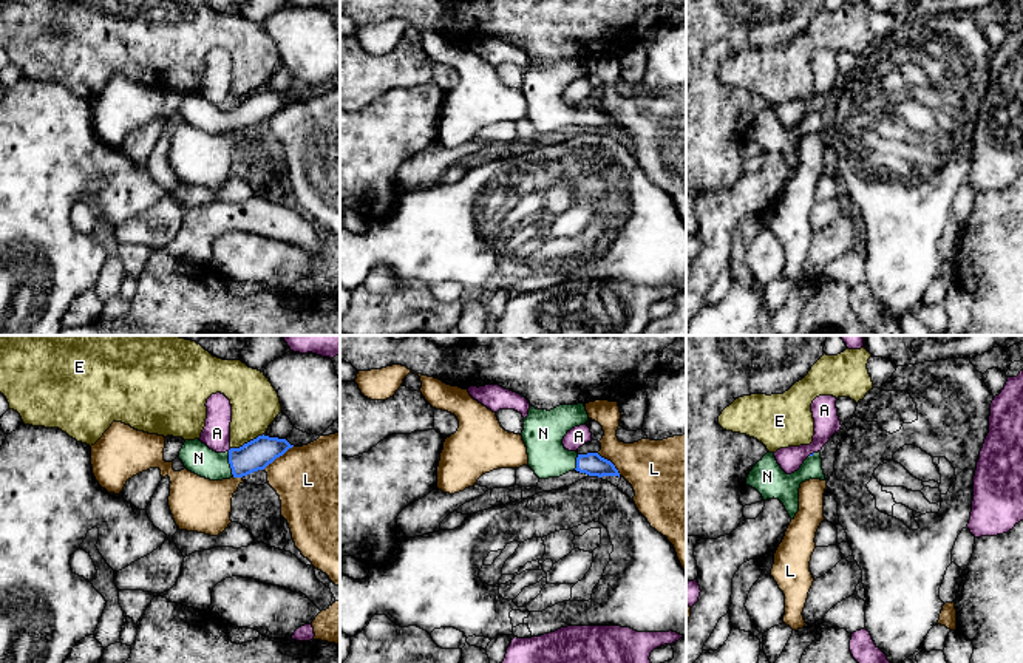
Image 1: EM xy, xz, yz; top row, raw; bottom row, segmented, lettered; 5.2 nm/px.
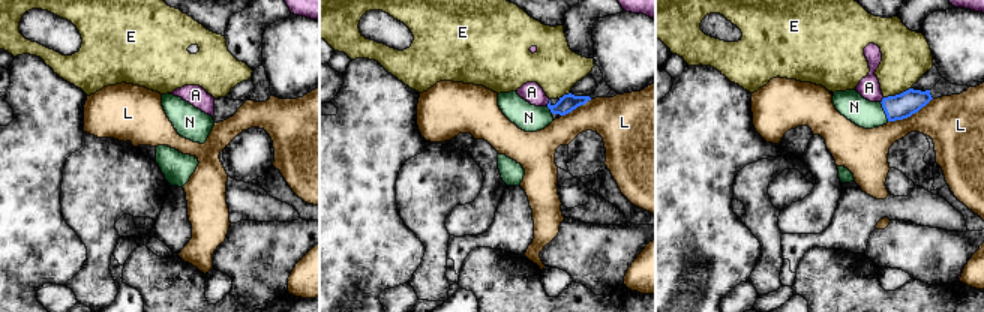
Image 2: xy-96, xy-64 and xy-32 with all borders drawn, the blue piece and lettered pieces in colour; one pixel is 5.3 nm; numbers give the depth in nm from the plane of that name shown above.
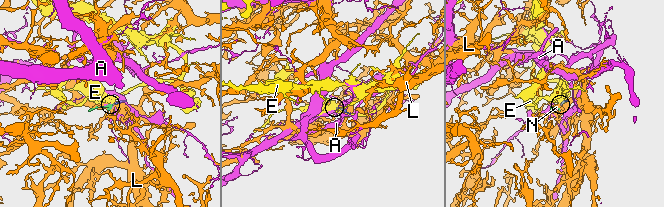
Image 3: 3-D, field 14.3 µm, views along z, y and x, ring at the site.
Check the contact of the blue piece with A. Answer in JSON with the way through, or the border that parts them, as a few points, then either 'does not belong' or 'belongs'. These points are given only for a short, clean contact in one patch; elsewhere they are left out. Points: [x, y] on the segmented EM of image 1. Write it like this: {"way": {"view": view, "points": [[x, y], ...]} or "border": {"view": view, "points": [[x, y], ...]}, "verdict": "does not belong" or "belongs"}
{"border": {"view": "yz", "points": [[813, 452], [808, 455]]}, "verdict": "does not belong"}

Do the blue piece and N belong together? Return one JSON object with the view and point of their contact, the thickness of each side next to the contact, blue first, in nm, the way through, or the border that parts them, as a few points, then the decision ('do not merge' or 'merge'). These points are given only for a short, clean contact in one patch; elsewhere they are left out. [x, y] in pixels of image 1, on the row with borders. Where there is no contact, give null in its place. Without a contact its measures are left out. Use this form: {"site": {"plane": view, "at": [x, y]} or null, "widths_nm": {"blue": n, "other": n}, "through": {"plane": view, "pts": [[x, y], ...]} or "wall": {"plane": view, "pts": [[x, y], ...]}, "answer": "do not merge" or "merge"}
{"site": {"plane": "xy", "at": [231, 464]}, "widths_nm": {"blue": 160, "other": 160}, "through": {"plane": "xy", "pts": [[257, 455], [231, 464], [207, 464], [198, 458]]}, "answer": "merge"}

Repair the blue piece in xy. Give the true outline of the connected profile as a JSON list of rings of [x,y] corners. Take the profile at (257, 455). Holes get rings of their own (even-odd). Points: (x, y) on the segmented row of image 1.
[[[263,434],[240,448],[216,453],[195,439],[184,442],[178,457],[189,471],[210,481],[223,481],[264,470],[292,447],[286,439]]]

